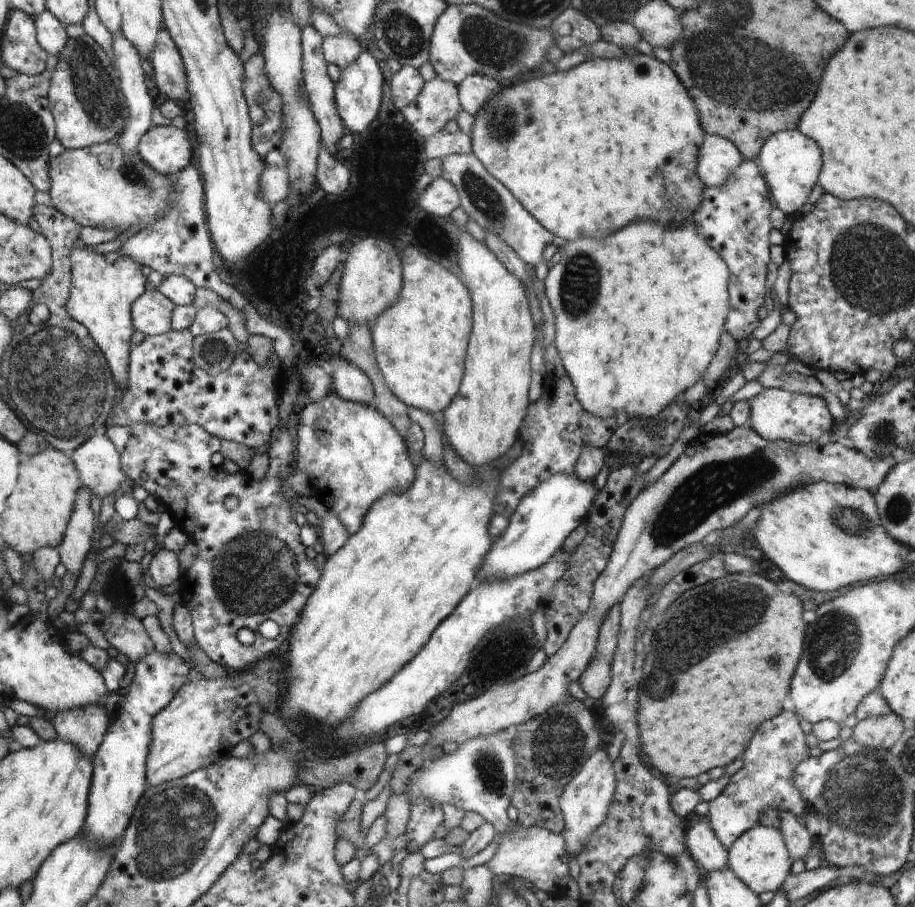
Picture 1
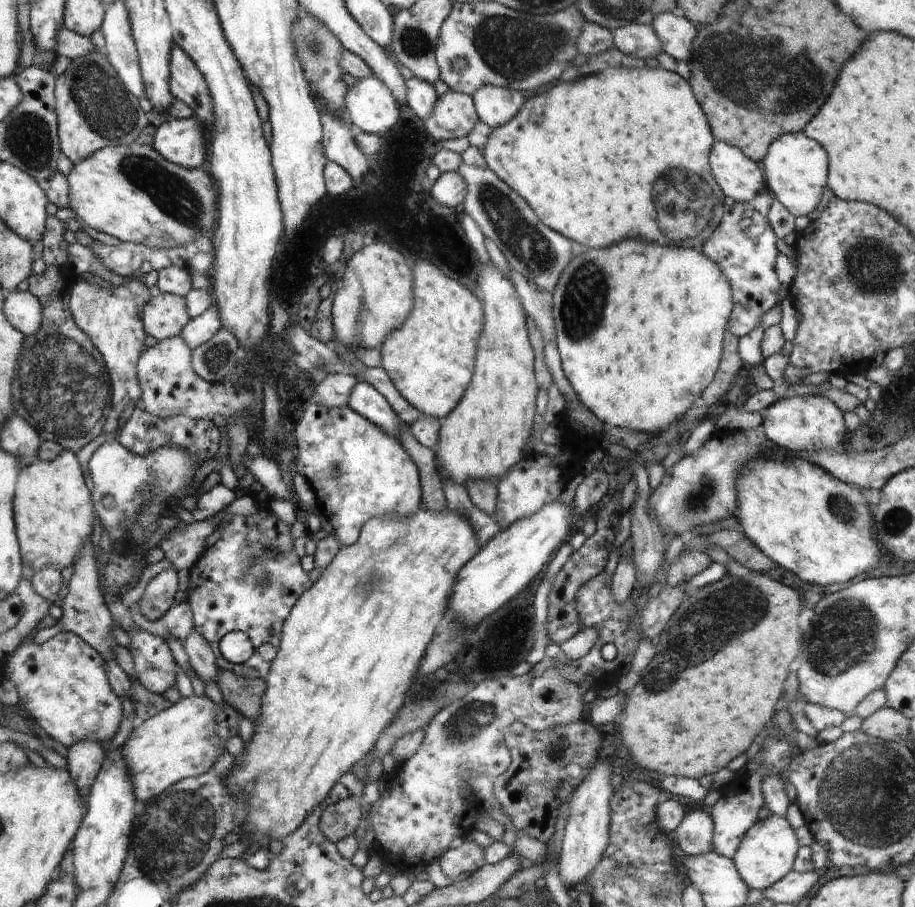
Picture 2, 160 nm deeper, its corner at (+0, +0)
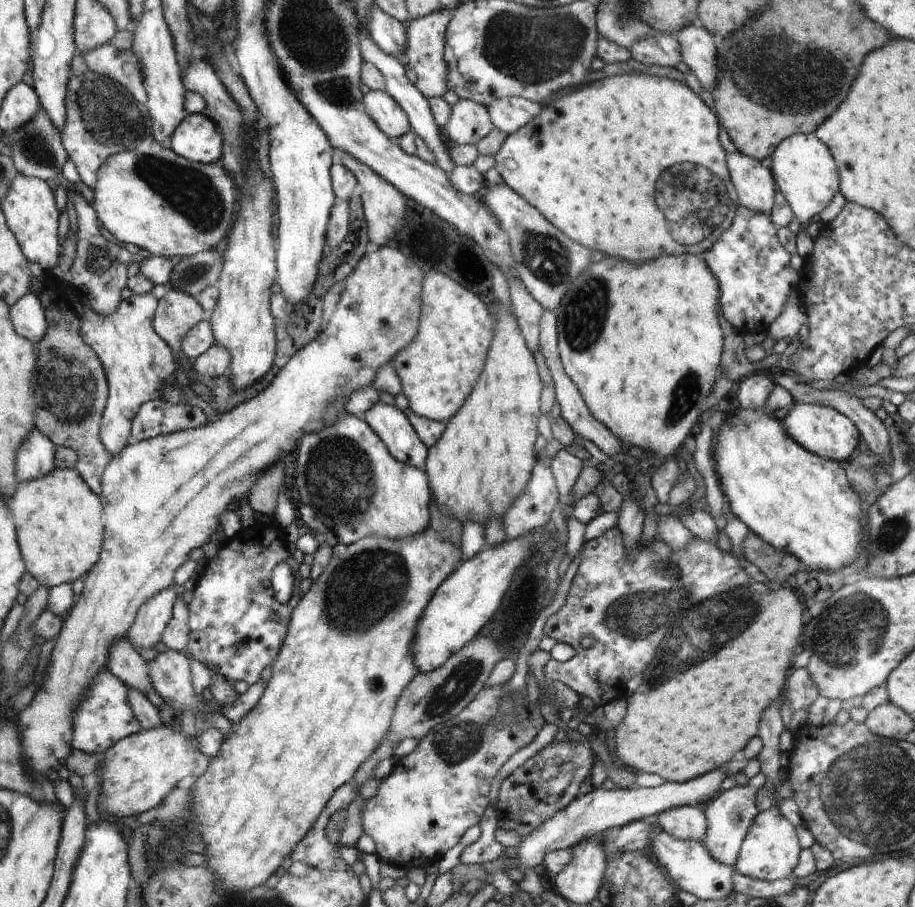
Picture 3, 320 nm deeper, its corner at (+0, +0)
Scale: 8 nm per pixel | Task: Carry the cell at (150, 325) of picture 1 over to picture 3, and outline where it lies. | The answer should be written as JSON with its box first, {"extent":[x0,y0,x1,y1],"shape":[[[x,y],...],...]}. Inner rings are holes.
{"extent":[153,287,204,354],"shape":[[[168,287],[165,296],[158,301],[153,326],[160,338],[163,338],[176,354],[180,354],[186,334],[204,320],[203,308],[197,299]]]}

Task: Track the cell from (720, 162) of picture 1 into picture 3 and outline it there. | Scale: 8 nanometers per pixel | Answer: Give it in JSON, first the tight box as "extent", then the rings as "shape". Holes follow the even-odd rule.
{"extent":[727,152,778,217],"shape":[[[741,152],[727,153],[727,167],[738,204],[770,217],[778,190],[770,170]]]}

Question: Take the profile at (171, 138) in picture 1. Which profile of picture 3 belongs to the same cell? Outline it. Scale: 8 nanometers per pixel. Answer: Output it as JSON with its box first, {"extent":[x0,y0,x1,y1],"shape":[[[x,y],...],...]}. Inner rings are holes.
{"extent":[171,112,224,163],"shape":[[[204,112],[188,114],[171,138],[171,149],[197,163],[216,163],[222,156],[224,134]]]}

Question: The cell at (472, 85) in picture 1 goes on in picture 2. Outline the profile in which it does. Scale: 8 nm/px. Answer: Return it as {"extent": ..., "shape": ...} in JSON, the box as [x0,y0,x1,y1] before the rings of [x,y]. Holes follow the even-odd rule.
{"extent":[471,84,526,126],"shape":[[[486,84],[471,95],[479,120],[490,126],[504,126],[524,106],[526,95],[510,88]]]}

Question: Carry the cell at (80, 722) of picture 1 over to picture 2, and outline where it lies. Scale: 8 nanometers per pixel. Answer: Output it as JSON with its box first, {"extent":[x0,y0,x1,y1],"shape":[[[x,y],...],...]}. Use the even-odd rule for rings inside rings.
{"extent":[65,740,105,804],"shape":[[[80,740],[68,748],[68,755],[65,757],[68,762],[67,770],[72,774],[72,780],[76,782],[84,804],[87,804],[90,788],[103,767],[105,757],[105,750],[100,742],[92,740]]]}

